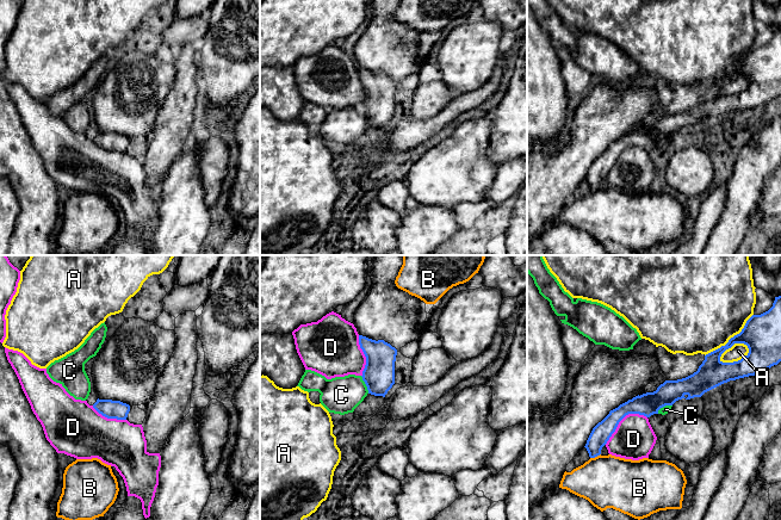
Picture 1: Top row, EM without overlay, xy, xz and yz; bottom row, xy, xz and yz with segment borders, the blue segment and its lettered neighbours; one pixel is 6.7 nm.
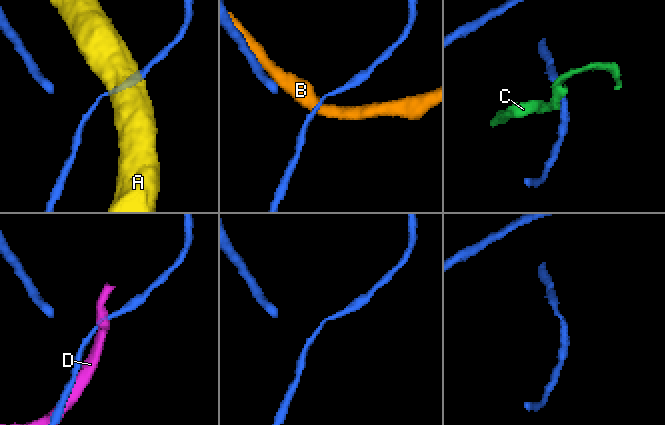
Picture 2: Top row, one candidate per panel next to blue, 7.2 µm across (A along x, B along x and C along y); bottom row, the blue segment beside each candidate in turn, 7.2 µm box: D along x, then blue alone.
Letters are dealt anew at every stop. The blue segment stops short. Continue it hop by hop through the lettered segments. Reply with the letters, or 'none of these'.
none of these

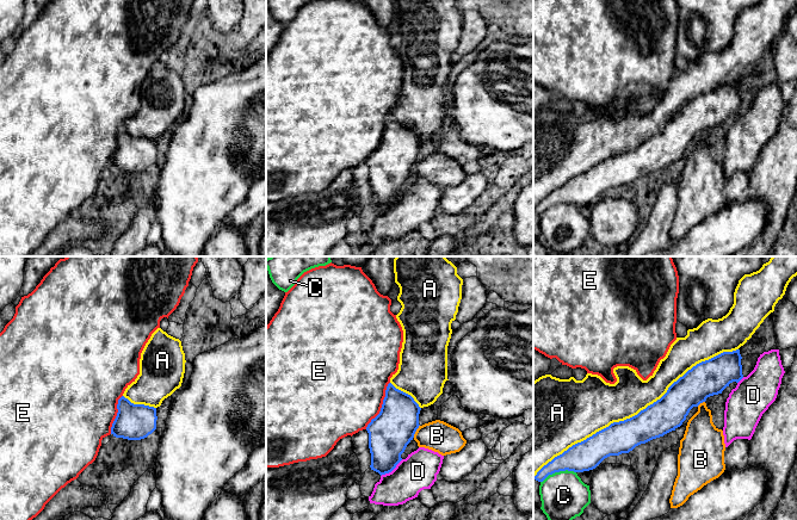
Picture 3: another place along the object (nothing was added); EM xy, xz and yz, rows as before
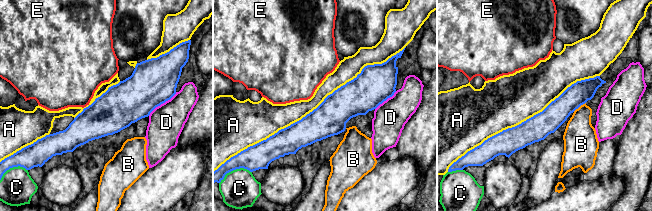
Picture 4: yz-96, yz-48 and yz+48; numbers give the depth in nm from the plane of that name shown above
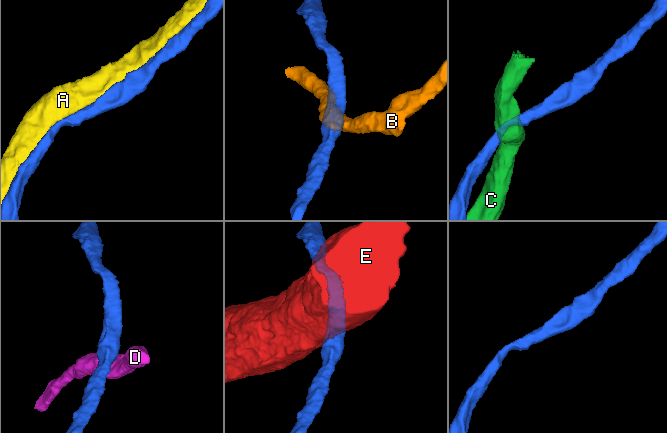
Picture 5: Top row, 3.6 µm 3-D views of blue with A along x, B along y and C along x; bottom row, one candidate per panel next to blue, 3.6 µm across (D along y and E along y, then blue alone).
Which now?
A

